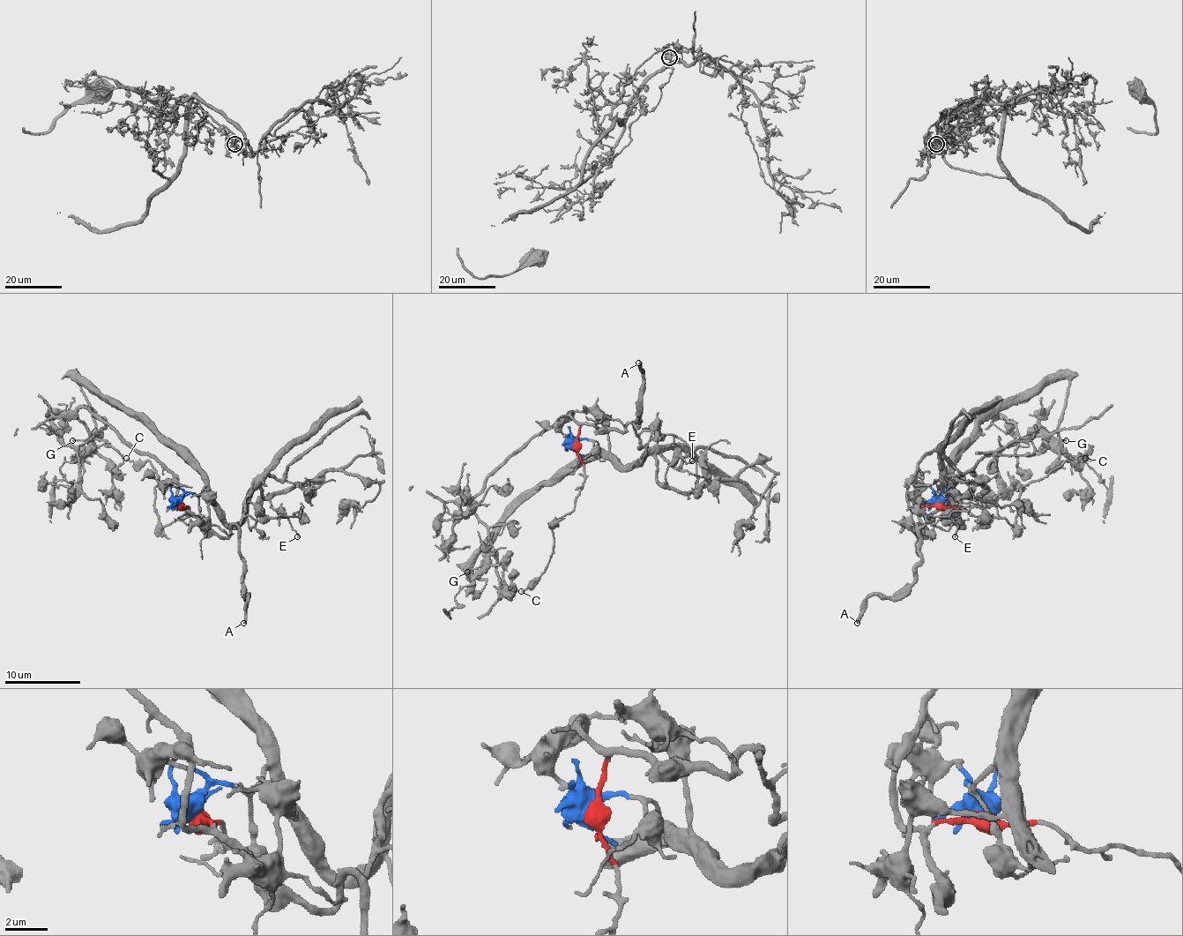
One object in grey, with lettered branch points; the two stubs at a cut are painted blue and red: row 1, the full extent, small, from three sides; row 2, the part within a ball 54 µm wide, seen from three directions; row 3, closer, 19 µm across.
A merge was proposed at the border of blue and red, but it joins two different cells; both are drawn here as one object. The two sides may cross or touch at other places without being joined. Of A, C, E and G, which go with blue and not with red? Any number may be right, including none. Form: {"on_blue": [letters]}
{"on_blue": ["E", "G"]}

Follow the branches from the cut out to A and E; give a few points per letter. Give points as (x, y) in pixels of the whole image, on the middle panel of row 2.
A: (574, 445), (577, 430), (583, 425), (625, 430), (632, 423), (636, 427), (643, 376), (638, 363)
E: (574, 445), (594, 440), (622, 467), (651, 455), (662, 483), (681, 457), (693, 460)

